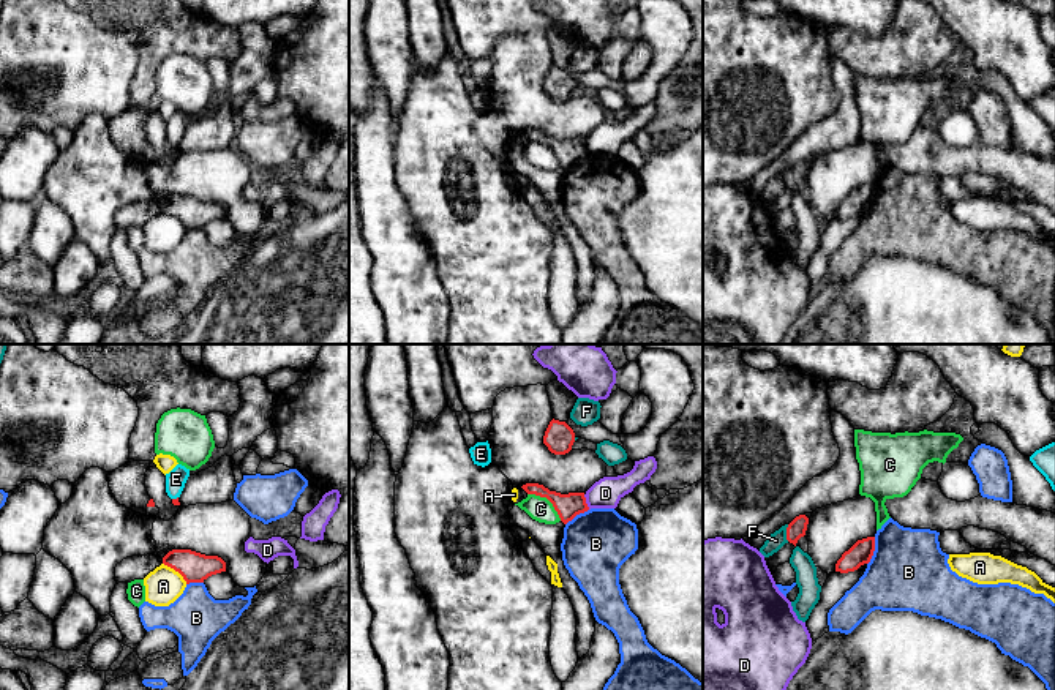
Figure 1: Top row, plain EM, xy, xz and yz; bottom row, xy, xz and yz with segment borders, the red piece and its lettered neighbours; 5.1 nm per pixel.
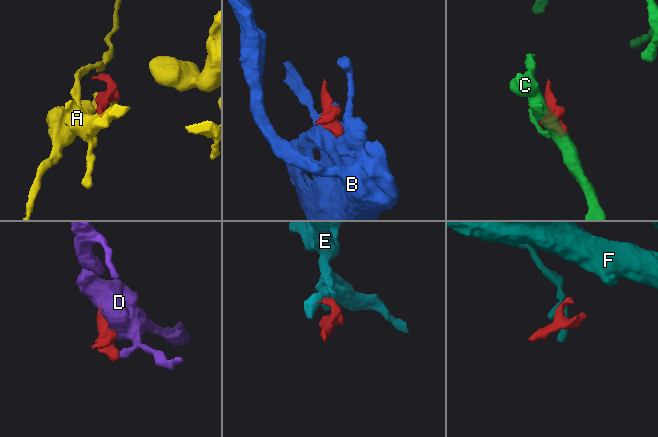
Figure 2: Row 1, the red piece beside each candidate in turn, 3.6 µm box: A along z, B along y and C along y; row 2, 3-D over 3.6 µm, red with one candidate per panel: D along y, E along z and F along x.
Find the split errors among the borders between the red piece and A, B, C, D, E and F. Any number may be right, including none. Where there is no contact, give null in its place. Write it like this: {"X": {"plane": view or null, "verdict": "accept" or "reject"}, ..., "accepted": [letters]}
{"A": {"plane": "xy", "verdict": "reject"}, "B": {"plane": "yz", "verdict": "reject"}, "C": {"plane": "xz", "verdict": "reject"}, "D": {"plane": "xz", "verdict": "reject"}, "E": {"plane": "xy", "verdict": "reject"}, "F": {"plane": "yz", "verdict": "reject"}, "accepted": []}

